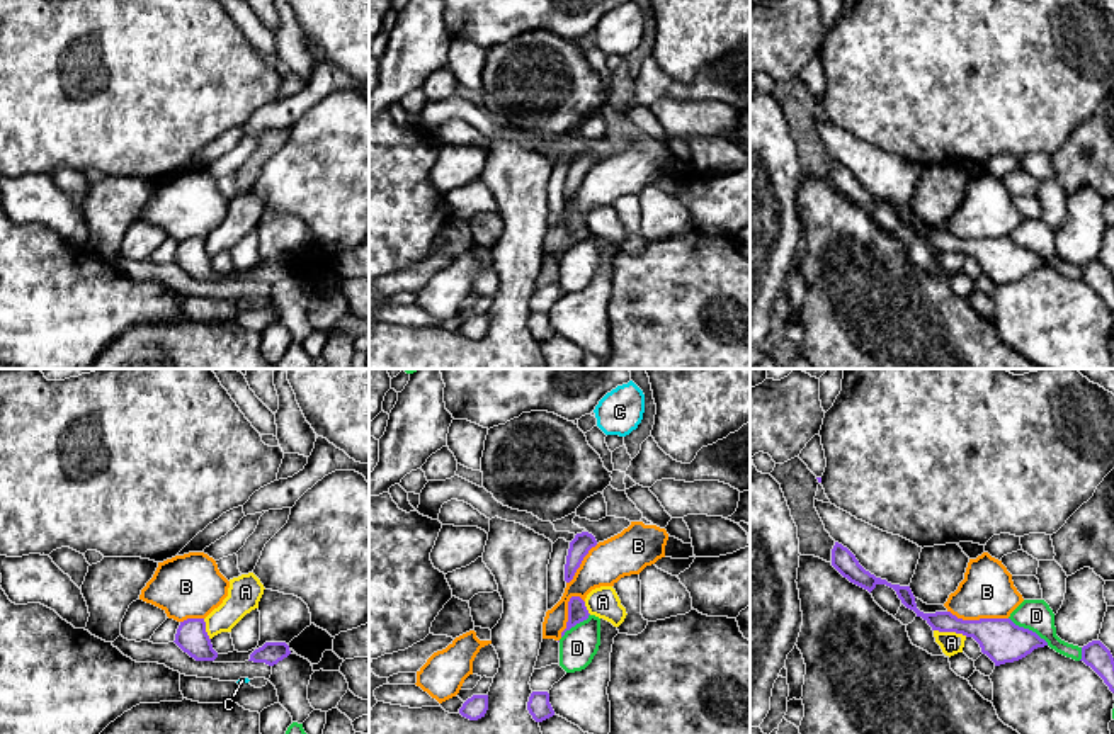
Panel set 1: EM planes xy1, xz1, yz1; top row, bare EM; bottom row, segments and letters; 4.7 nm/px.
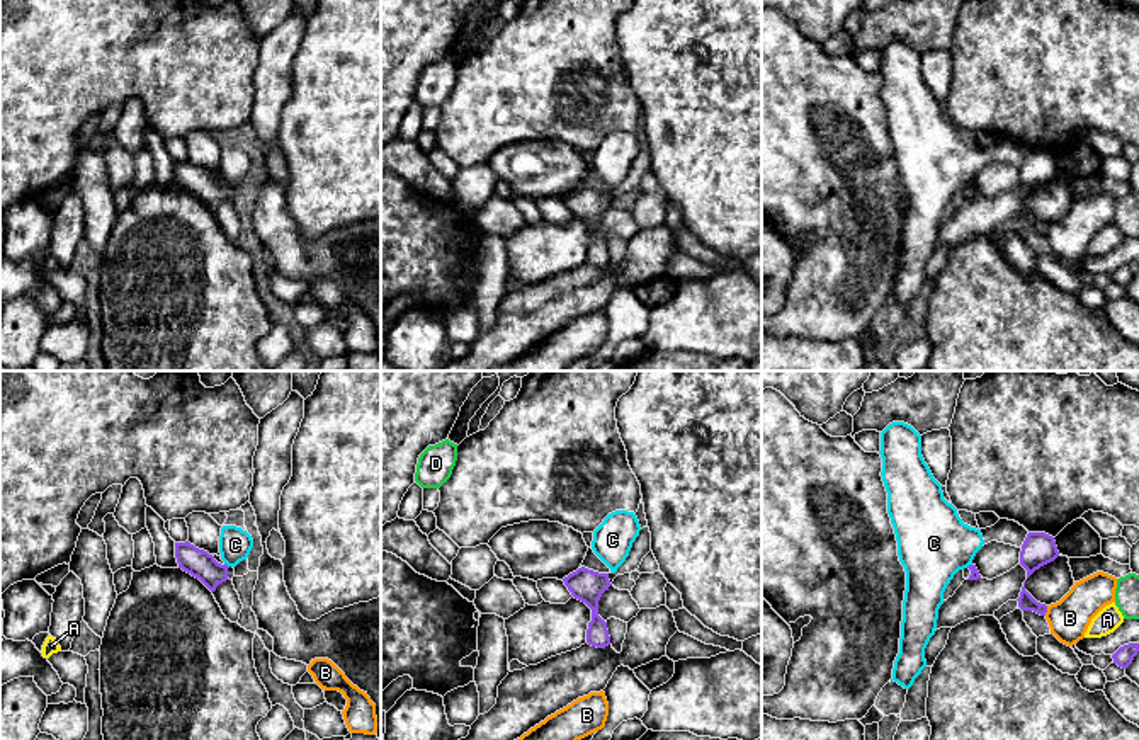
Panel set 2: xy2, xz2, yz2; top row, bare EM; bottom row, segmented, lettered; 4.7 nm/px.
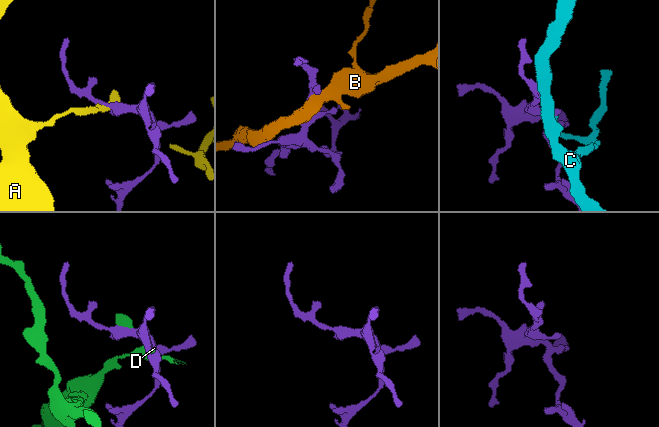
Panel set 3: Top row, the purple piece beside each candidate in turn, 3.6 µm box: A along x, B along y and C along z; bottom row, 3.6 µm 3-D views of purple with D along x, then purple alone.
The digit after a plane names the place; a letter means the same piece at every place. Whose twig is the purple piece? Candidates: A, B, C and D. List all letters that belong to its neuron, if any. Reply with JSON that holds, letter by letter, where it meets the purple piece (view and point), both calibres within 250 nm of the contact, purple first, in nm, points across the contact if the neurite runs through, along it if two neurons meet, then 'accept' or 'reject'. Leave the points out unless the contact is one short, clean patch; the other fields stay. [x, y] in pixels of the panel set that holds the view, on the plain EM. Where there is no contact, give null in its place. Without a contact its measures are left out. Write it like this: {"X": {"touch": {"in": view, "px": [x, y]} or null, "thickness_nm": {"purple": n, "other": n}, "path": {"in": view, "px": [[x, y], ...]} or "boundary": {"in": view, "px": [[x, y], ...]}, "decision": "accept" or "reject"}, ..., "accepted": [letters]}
{"A": {"touch": {"in": "yz1", "px": [951, 250]}, "thickness_nm": {"purple": 200, "other": 110}, "boundary": {"in": "yz1", "px": [[934, 248], [966, 255]]}, "decision": "reject"}, "B": {"touch": {"in": "yz1", "px": [980, 238]}, "thickness_nm": {"purple": 200, "other": 260}, "boundary": {"in": "yz1", "px": [[948, 230], [963, 238], [1007, 238]]}, "decision": "reject"}, "C": {"touch": {"in": "xy2", "px": [226, 184]}, "thickness_nm": {"purple": 140, "other": 160}, "boundary": {"in": "xy2", "px": [[225, 181], [228, 186]]}, "decision": "reject"}, "D": {"touch": {"in": "yz1", "px": [1028, 248]}, "thickness_nm": {"purple": 200, "other": 150}, "decision": "reject"}, "accepted": []}

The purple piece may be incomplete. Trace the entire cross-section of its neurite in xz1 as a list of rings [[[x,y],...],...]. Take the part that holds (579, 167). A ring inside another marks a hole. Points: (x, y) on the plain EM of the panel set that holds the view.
[[[582,151],[577,153],[575,158],[570,161],[566,184],[565,184],[565,200],[570,202],[580,187],[583,177],[588,173],[592,167],[597,165],[597,160],[592,153]]]

